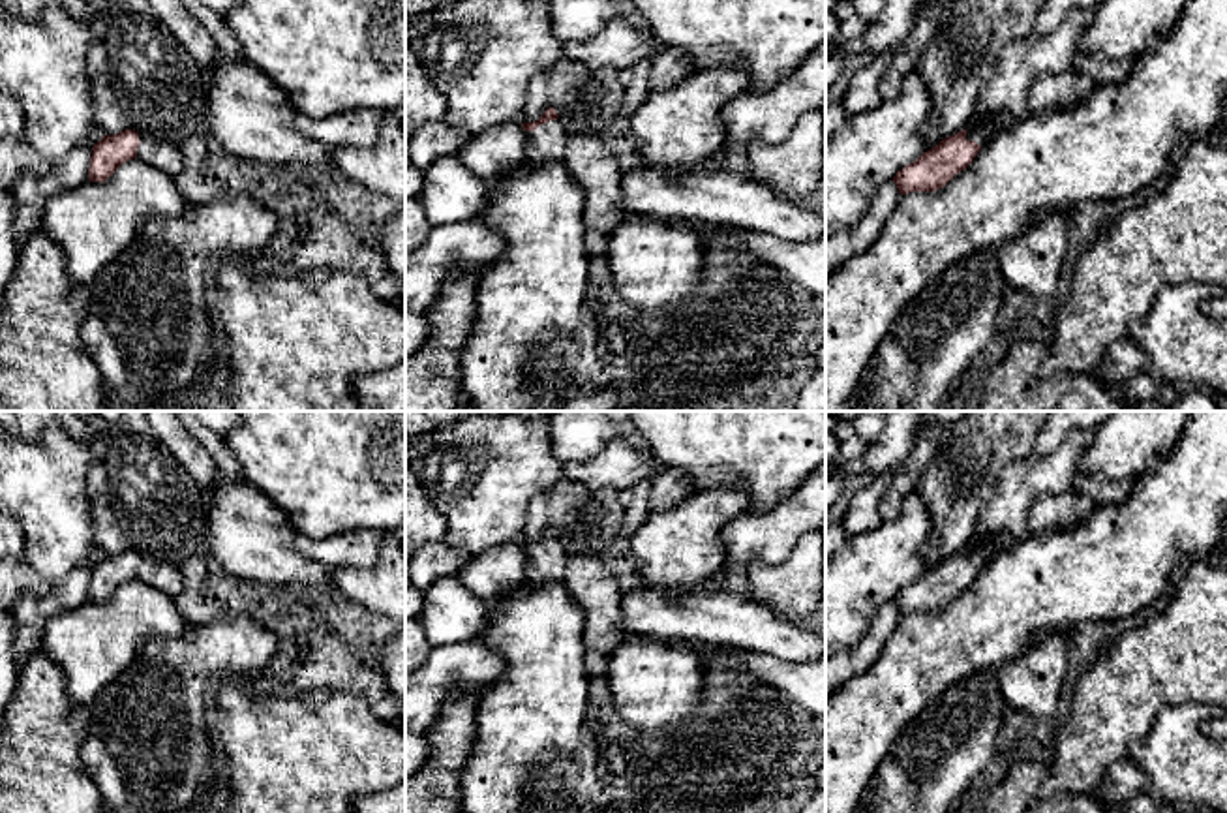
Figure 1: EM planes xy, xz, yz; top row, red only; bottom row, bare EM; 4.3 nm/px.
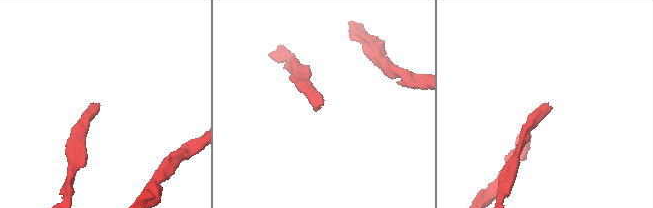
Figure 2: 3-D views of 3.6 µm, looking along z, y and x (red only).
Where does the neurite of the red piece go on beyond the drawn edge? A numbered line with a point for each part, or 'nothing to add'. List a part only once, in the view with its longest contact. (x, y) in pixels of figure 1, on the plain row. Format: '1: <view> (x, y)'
1: xz (548, 564)

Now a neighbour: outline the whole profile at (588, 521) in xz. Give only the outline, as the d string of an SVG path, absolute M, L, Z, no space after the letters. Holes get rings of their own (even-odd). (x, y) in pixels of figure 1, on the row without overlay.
M563 475L529 503L520 545L538 541L553 528L568 558L602 558L617 539L623 518L619 490L589 488Z

